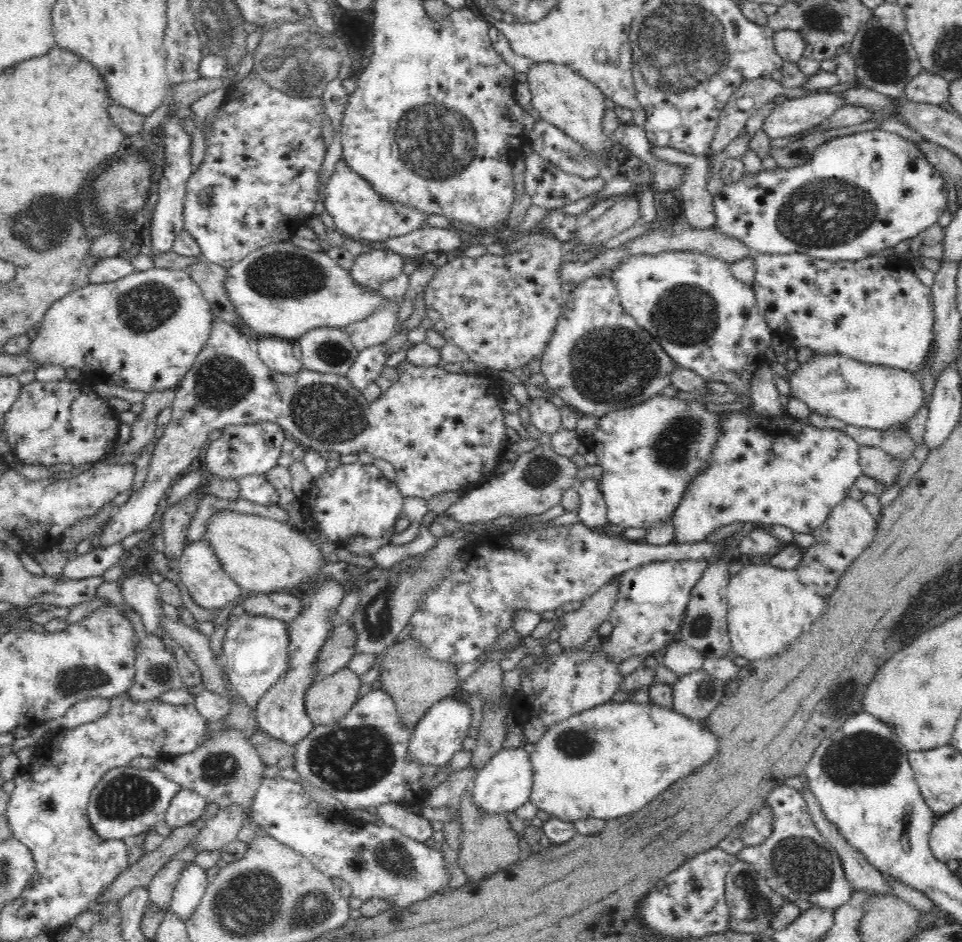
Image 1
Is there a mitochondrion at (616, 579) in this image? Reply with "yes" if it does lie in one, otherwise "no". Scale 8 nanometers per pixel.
no

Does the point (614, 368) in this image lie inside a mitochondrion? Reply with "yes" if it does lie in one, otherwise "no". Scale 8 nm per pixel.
yes

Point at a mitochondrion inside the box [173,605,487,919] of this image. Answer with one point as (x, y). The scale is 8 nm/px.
(351, 759)

